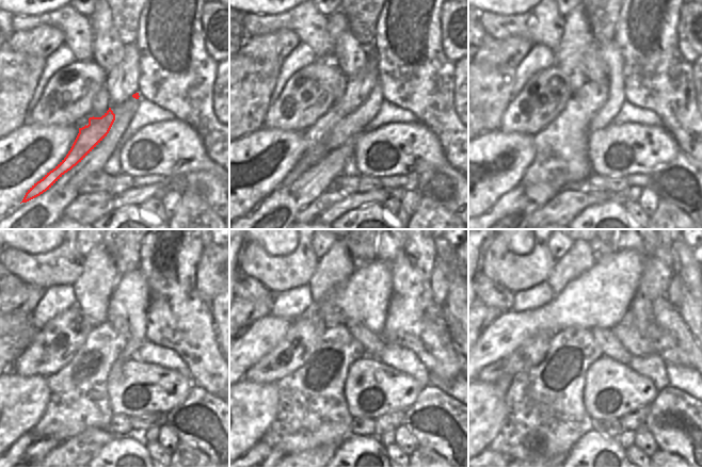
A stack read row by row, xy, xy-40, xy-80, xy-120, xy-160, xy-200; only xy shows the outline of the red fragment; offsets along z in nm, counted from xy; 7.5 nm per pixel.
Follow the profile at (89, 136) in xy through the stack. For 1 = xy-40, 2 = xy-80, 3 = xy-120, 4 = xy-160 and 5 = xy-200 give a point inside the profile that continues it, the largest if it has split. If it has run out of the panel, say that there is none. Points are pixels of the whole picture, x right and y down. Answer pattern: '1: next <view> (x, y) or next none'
1: next xy-40 (353, 124)
2: next xy-80 (611, 55)
3: next xy-120 (131, 291)
4: next xy-160 (365, 296)
5: next xy-200 (600, 296)

